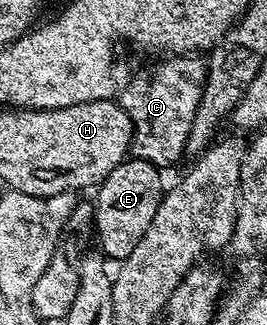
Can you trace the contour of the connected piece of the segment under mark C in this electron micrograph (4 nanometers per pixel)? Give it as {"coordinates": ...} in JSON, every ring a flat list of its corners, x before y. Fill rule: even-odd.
{"coordinates":[[168,56,165,59,132,79,129,77,118,95,120,107,132,121,131,153,158,168,172,166,185,157,186,136,190,136,190,124,194,124,194,112,198,112,208,75,203,57]]}

